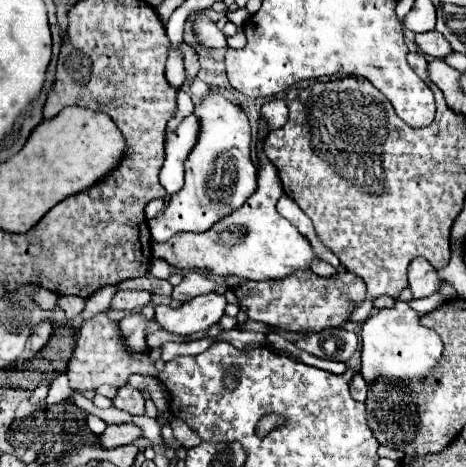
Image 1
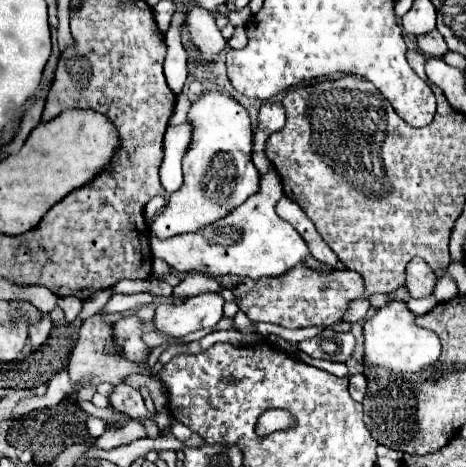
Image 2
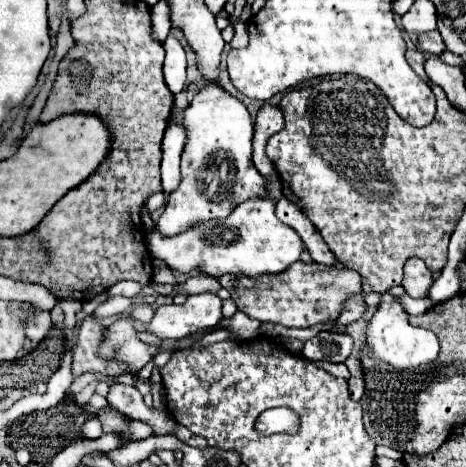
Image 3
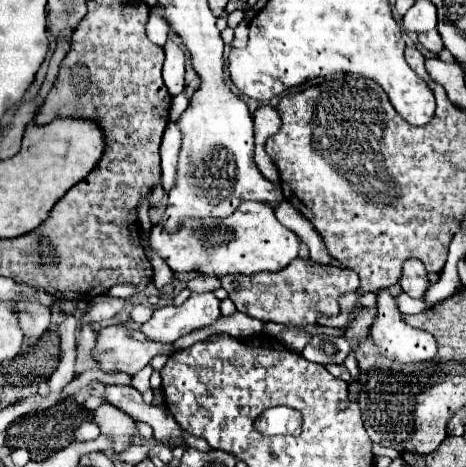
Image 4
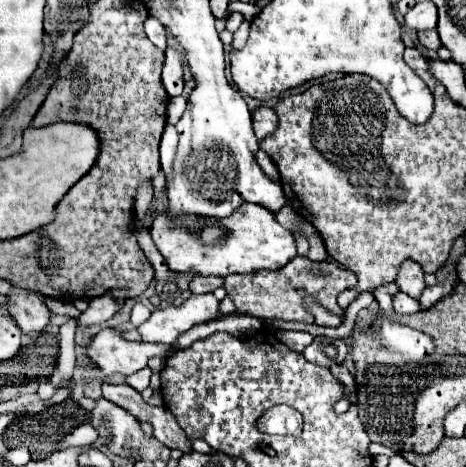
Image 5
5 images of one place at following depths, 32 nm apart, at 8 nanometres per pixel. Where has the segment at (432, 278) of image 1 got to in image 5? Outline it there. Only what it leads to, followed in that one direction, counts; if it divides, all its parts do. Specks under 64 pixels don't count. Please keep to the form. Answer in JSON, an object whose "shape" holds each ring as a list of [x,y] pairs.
{"shape":[[[404,260],[398,276],[396,276],[396,286],[400,288],[400,292],[418,298],[422,294],[422,290],[426,288],[424,284],[424,272],[420,268],[420,264],[416,264],[414,260]]]}

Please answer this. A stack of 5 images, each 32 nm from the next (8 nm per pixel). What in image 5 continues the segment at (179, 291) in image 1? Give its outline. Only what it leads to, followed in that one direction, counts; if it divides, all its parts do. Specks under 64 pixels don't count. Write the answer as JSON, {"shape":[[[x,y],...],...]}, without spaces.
{"shape":[[[194,276],[194,280],[190,282],[190,292],[206,294],[206,292],[214,292],[222,284],[224,284],[224,278],[218,278],[218,276]]]}

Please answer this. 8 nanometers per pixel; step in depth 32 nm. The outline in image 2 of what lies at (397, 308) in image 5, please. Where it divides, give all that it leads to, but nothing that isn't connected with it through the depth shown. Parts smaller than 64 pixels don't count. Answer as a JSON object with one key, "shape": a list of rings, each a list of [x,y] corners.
{"shape":[[[432,296],[420,298],[420,300],[414,300],[414,298],[408,298],[408,300],[406,300],[406,306],[408,306],[408,310],[410,310],[412,314],[426,314],[426,312],[430,312],[430,308],[436,306],[436,304],[438,304],[438,302],[436,302]]]}

